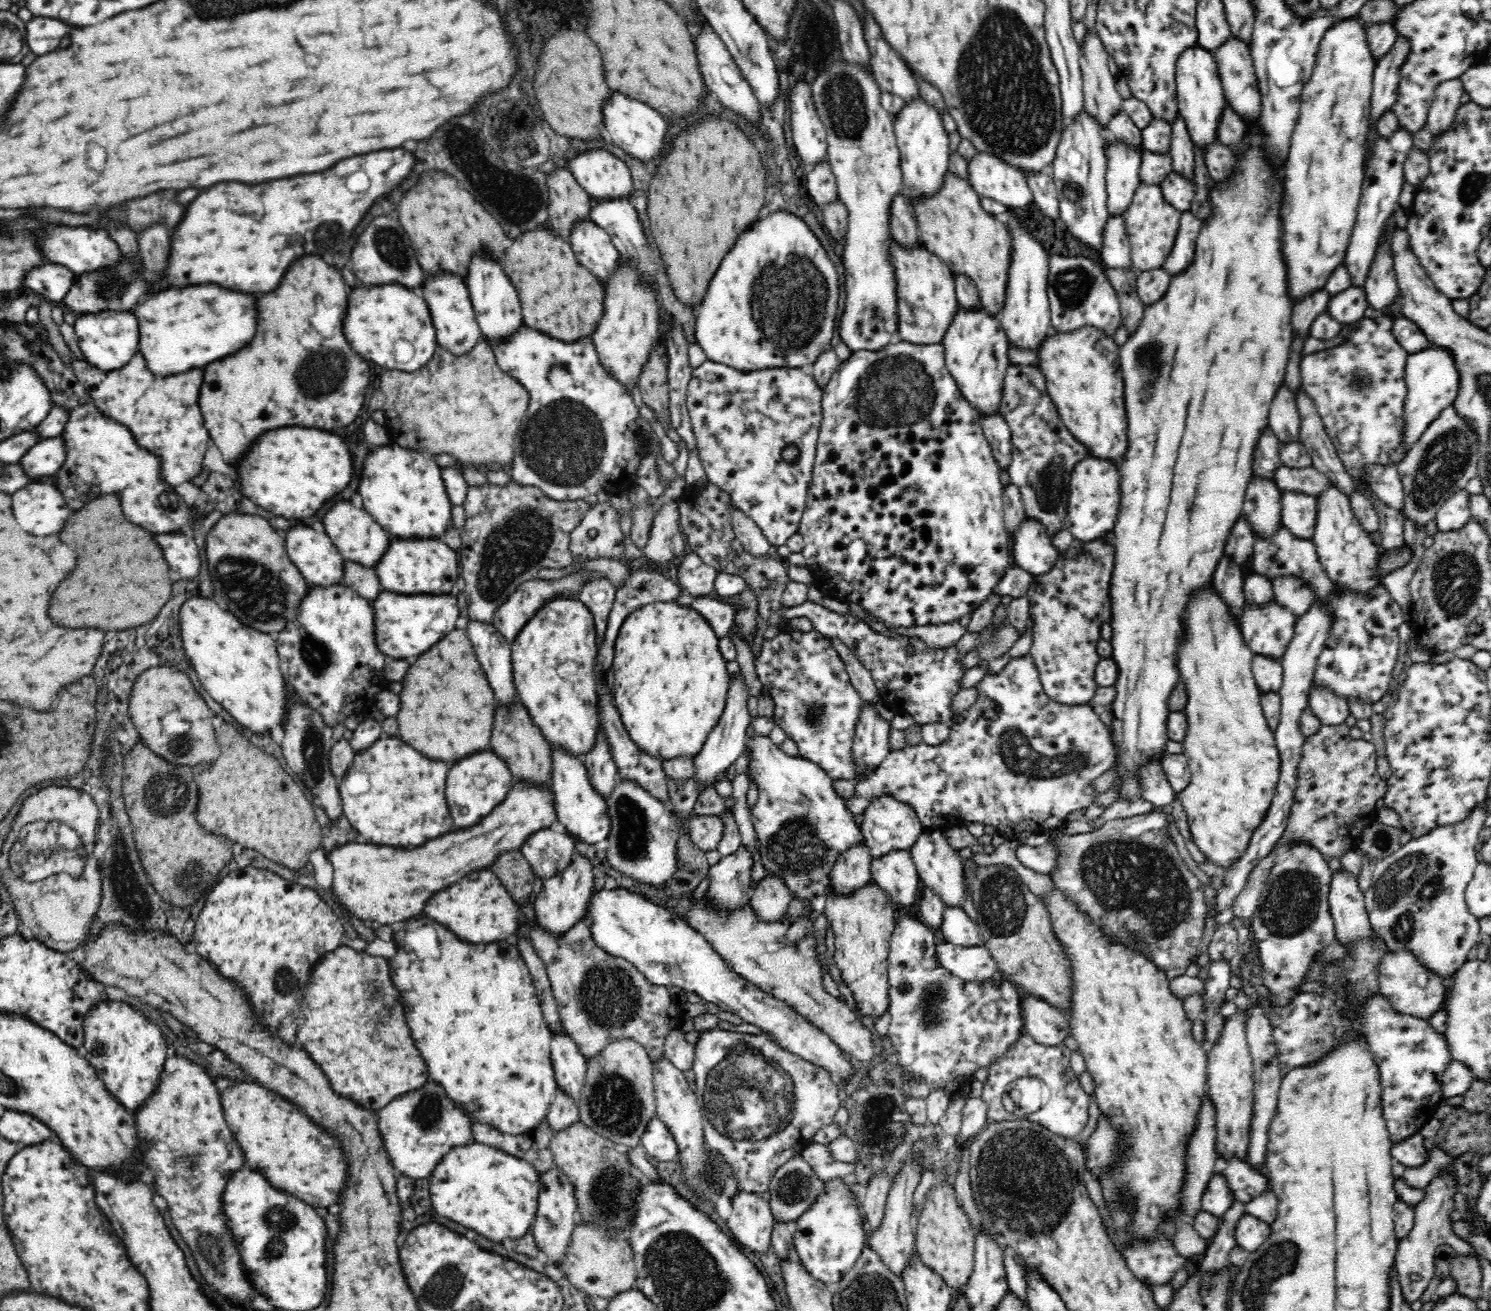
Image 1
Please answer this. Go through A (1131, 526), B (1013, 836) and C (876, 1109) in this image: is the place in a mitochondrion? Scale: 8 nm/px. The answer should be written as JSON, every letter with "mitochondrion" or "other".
{"A":"other","B":"other","C":"mitochondrion"}

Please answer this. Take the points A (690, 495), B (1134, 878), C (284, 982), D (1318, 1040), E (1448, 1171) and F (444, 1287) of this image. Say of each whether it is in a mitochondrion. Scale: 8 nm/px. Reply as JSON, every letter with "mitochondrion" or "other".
{"A":"other","B":"mitochondrion","C":"mitochondrion","D":"mitochondrion","E":"other","F":"mitochondrion"}

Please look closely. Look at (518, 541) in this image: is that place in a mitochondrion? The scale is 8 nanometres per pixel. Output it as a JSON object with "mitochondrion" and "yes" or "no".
{"mitochondrion":"yes"}

